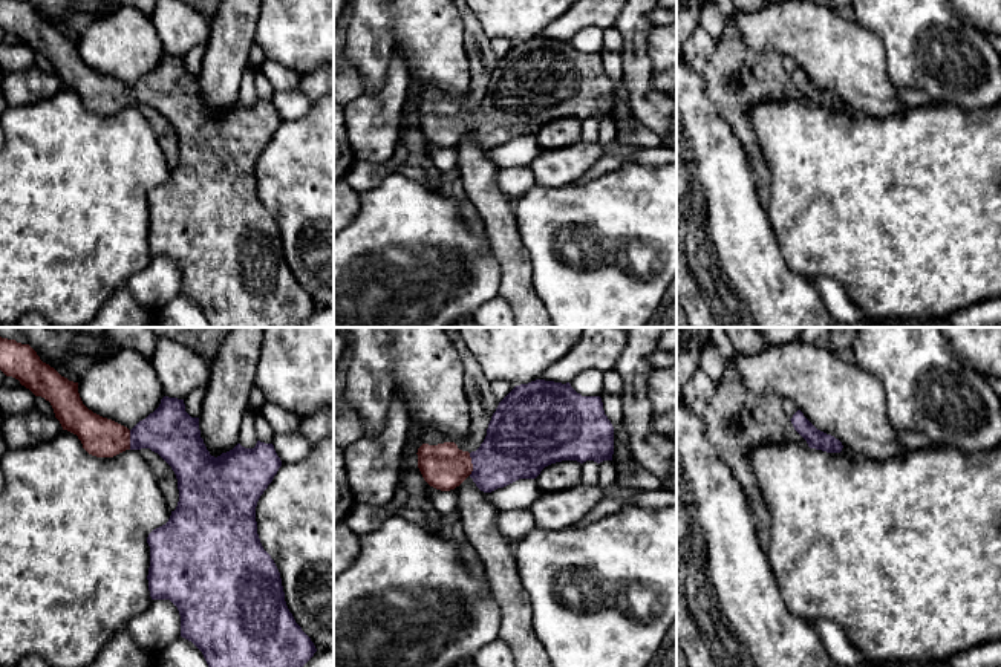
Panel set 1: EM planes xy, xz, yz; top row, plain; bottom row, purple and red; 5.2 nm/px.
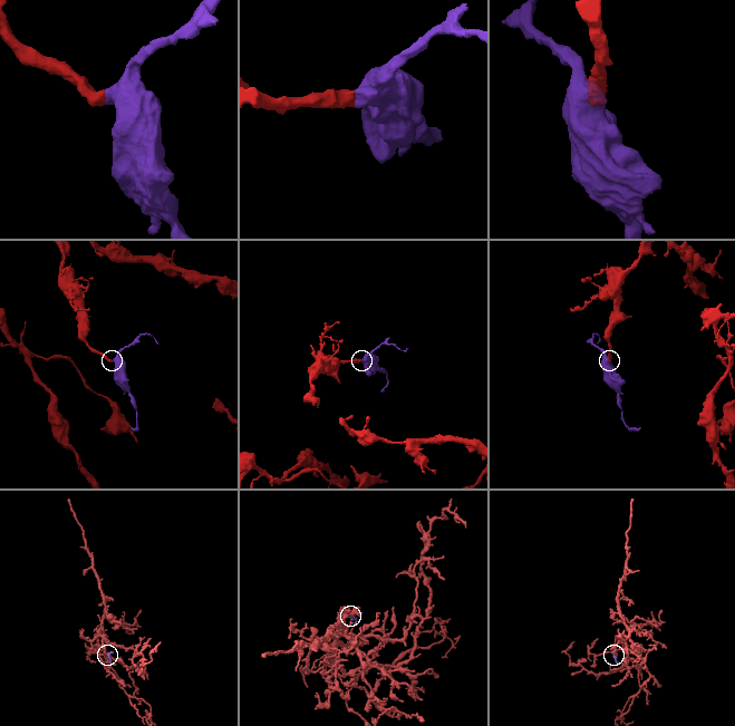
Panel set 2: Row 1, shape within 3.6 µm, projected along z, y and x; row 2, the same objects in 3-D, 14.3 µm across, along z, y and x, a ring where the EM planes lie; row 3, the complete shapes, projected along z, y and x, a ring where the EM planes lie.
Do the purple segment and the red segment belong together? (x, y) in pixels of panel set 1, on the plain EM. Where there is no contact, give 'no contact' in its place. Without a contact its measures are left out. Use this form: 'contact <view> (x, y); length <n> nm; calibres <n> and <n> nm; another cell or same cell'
contact xz (472, 120); length 120 nm; calibres 340 and 240 nm; same cell

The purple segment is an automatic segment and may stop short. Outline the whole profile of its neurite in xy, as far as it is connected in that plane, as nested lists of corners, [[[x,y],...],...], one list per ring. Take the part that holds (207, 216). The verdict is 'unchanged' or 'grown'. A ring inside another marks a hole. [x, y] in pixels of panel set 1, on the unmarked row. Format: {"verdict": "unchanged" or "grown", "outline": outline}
{"verdict": "grown", "outline": [[[0,0],[0,28],[20,38],[35,54],[51,60],[63,87],[78,93],[83,106],[96,115],[113,115],[126,107],[150,106],[174,129],[179,159],[168,179],[153,187],[150,203],[148,248],[152,257],[170,257],[181,272],[181,294],[191,298],[204,312],[210,327],[302,327],[317,309],[311,295],[289,269],[280,229],[263,207],[256,179],[256,164],[282,124],[272,101],[257,98],[254,106],[237,101],[233,107],[214,115],[201,95],[199,75],[185,69],[184,57],[164,54],[159,64],[132,87],[89,67],[78,50],[78,40],[61,34],[43,20],[29,2]]]}

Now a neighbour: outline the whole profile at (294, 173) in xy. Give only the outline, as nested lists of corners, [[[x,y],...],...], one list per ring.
[[[334,90],[295,121],[282,121],[256,164],[257,191],[274,217],[285,259],[317,307],[334,306]]]

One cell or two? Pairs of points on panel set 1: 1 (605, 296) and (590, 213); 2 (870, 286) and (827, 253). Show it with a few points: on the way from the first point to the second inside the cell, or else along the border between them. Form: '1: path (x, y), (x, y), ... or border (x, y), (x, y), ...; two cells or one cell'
1: path (574, 274), (547, 251), (559, 222); one cell
2: path (859, 276), (837, 254); one cell

